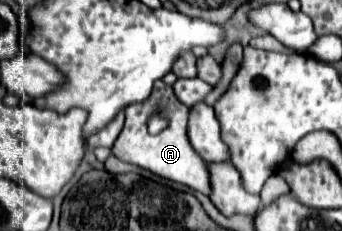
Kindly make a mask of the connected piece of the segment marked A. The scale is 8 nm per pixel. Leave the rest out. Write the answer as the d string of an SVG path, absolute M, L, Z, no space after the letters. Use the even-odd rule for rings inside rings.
M156 80L152 94L148 96L148 100L140 102L140 104L130 104L126 108L126 124L118 136L118 140L112 146L112 152L116 158L120 158L122 162L130 162L136 164L144 170L150 170L152 174L184 184L192 190L198 190L206 196L210 196L212 192L212 182L210 182L210 166L208 162L192 148L190 140L188 140L188 116L190 116L190 108L186 108L182 102L178 102L178 98L172 90L170 84ZM154 106L159 108L159 111L168 118L168 126L152 136L146 130L146 122L148 116L154 112Z

